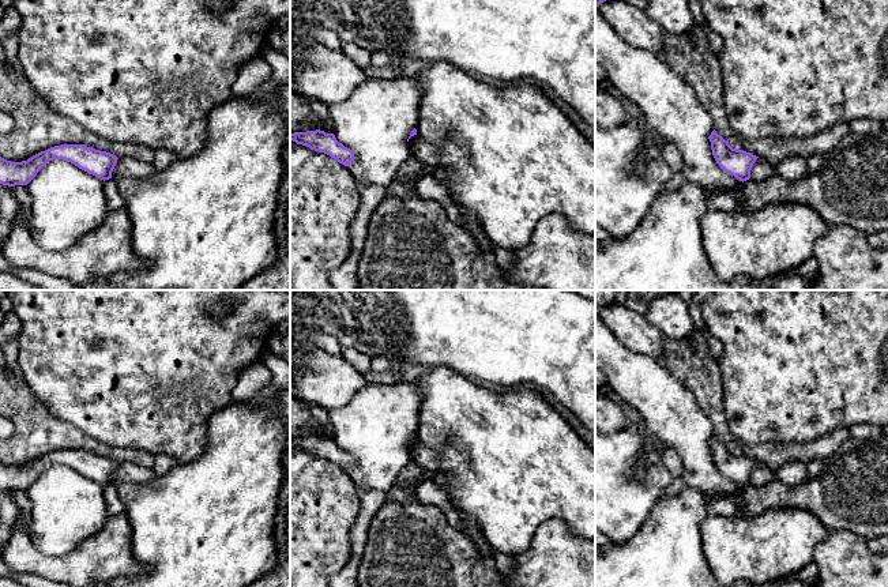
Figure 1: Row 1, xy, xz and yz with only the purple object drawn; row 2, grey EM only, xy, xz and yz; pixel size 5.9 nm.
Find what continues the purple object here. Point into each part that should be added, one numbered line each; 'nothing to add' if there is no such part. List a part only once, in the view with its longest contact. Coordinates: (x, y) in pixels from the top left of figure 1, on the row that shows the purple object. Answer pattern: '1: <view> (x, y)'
nothing to add

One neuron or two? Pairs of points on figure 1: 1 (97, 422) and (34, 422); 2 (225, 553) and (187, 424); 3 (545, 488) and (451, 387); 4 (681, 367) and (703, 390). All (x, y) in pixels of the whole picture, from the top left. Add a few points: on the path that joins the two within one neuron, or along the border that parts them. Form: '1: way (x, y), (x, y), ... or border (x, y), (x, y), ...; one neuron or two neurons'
1: border (44, 403), (55, 414), (97, 440); two neurons
2: border (206, 428), (203, 451), (196, 458), (179, 463); two neurons
3: way (520, 463), (469, 411); one neuron
4: way (687, 372), (699, 384); one neuron

